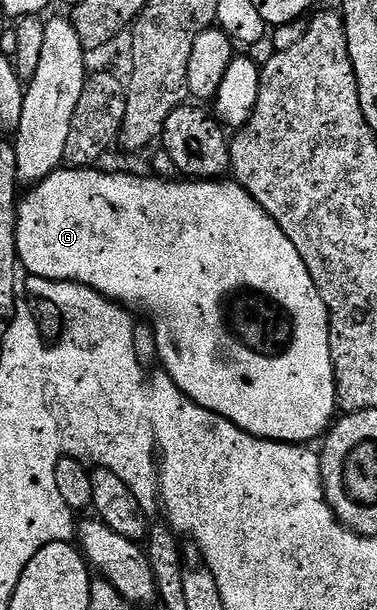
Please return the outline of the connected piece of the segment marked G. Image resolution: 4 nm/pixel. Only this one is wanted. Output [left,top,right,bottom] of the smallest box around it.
[16,167,338,445]

